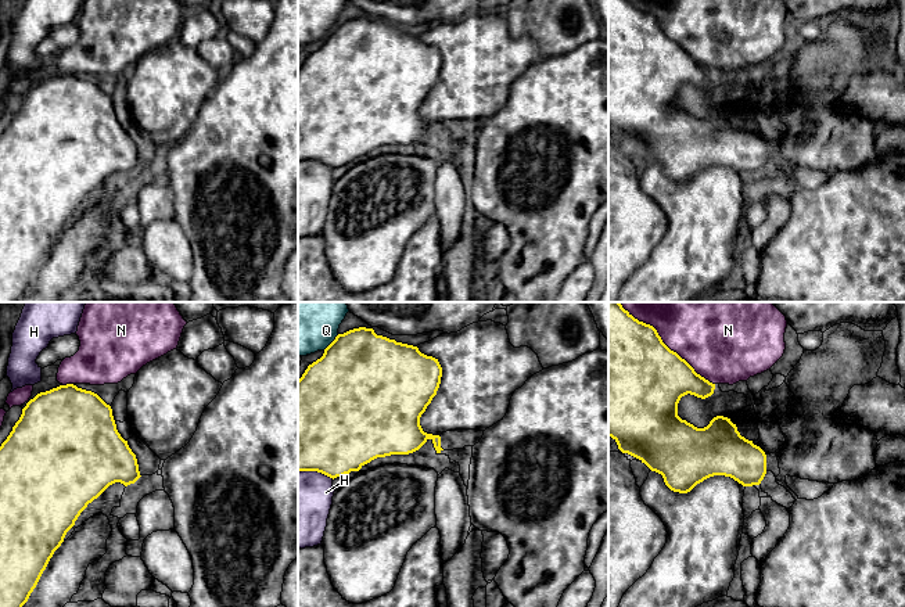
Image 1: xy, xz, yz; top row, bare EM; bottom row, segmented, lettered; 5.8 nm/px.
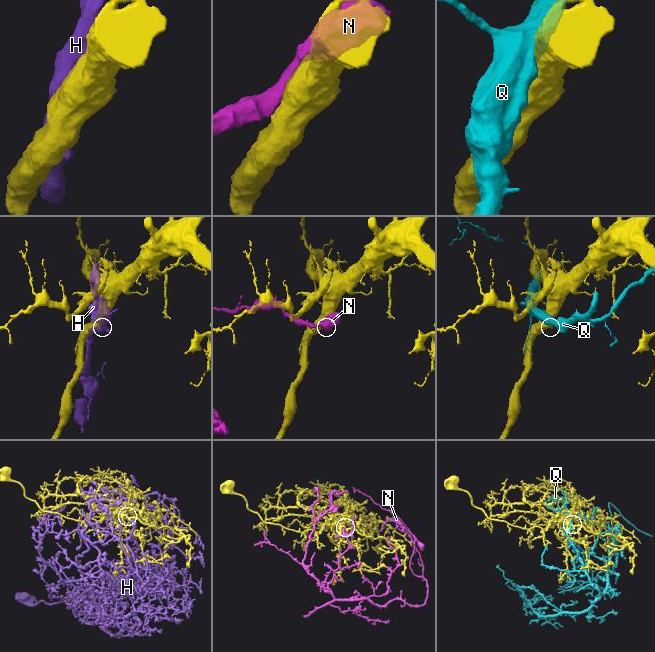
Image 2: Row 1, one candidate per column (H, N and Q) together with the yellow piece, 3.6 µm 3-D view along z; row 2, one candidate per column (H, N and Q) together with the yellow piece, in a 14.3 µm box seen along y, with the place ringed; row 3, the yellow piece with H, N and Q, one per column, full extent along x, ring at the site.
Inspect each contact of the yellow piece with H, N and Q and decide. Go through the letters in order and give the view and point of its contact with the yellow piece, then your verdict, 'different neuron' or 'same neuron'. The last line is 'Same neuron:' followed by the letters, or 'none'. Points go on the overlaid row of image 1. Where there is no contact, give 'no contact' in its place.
H: xz (316, 470) | different neuron
N: yz (663, 342) | different neuron
Q: xz (331, 342) | different neuron
Same neuron: none

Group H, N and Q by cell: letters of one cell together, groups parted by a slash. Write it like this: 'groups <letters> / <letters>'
groups H / N / Q

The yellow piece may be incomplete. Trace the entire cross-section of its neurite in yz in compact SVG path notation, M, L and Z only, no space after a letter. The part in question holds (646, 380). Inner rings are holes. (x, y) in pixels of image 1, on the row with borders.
M608 302L608 437L622 453L639 459L651 471L661 474L674 492L687 493L714 475L730 477L743 486L753 486L759 485L768 471L775 477L780 474L776 453L766 455L753 441L741 437L730 419L717 416L707 427L697 428L678 416L682 396L690 394L705 399L714 389L715 384L697 374L685 359L671 351L653 326L635 319L620 302Z

